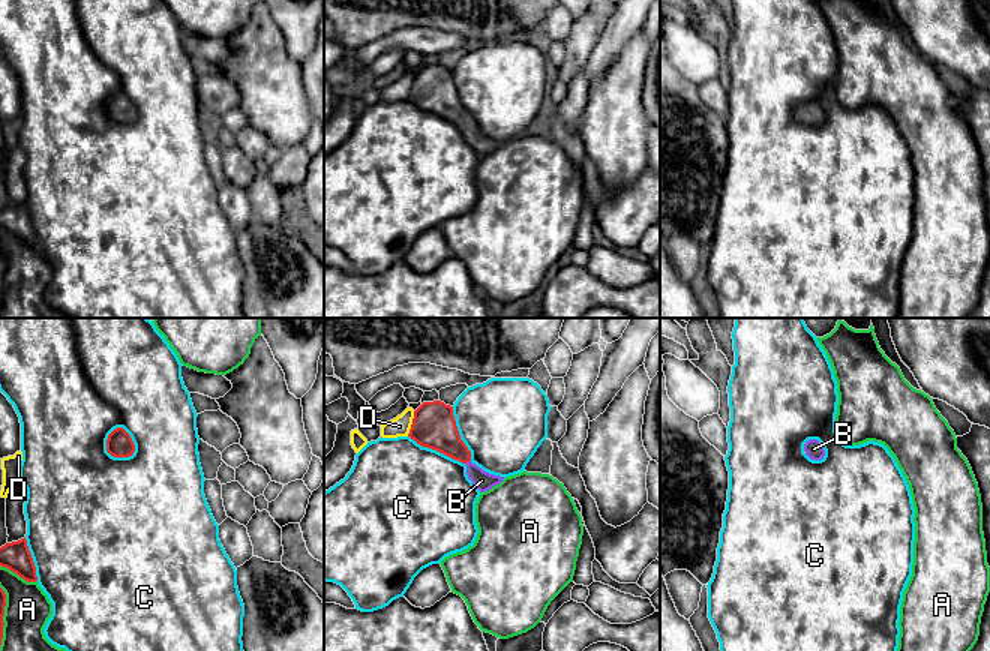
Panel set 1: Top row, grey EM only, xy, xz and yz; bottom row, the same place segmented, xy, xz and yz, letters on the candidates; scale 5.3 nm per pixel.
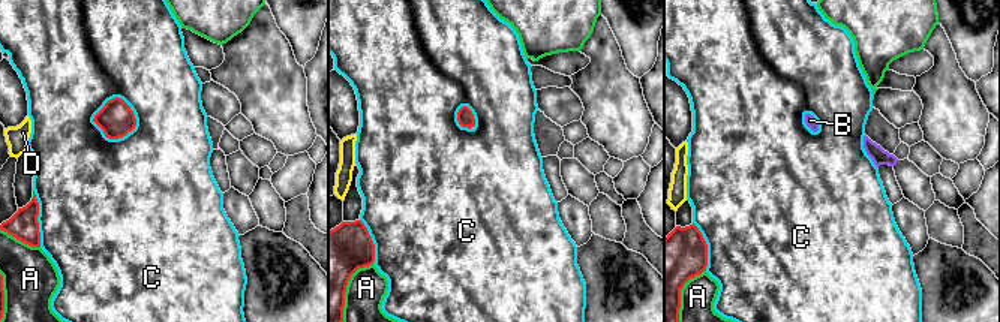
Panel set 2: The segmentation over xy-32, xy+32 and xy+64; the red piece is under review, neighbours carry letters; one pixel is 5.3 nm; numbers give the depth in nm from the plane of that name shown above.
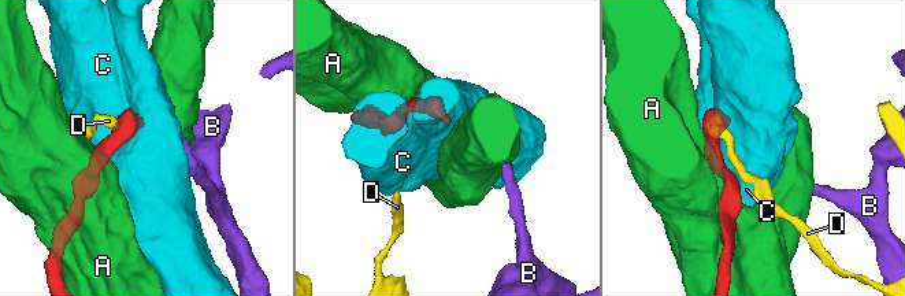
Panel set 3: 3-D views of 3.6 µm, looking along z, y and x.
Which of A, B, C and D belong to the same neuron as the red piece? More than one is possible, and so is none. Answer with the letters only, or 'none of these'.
B

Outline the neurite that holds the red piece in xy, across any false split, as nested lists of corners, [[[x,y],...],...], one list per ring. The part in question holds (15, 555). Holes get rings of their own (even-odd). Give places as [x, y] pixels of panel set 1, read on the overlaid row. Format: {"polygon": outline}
{"polygon": [[[26,537],[18,542],[6,543],[0,548],[0,566],[16,573],[27,582],[38,580],[36,567]]]}

